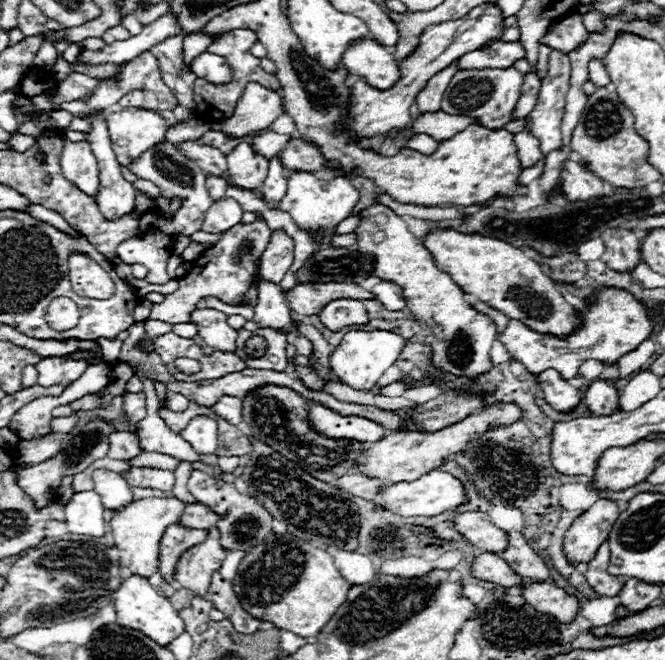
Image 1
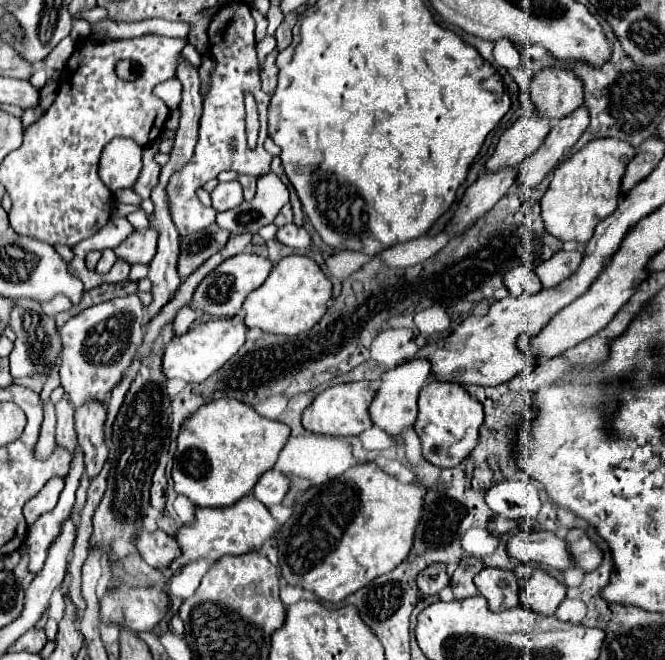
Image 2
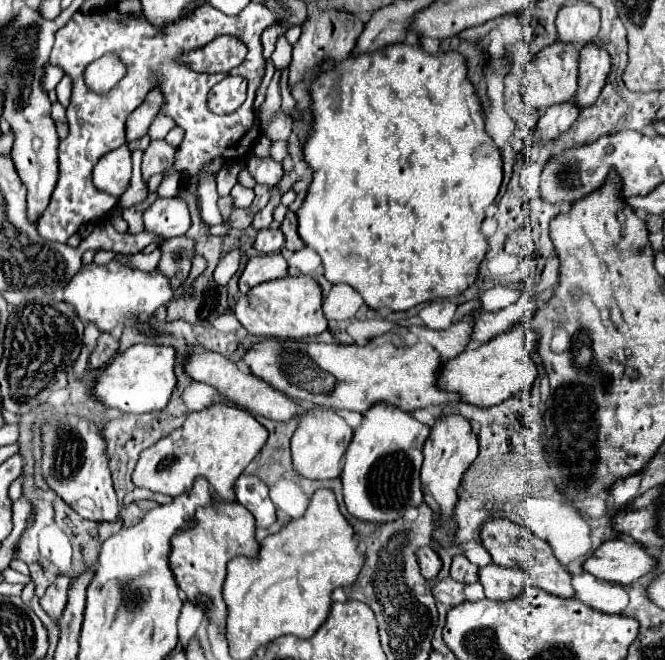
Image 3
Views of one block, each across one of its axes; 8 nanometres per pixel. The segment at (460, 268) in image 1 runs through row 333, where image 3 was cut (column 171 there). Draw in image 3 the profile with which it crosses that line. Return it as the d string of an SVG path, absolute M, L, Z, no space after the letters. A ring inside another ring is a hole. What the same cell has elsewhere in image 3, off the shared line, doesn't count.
M214 492L212 498L214 502L206 508L198 508L194 522L188 528L178 530L178 534L172 538L170 570L186 598L200 606L210 620L220 624L224 632L226 604L222 600L222 584L226 578L226 564L240 554L254 556L258 552L258 542L254 538L254 516L242 504L222 502Z

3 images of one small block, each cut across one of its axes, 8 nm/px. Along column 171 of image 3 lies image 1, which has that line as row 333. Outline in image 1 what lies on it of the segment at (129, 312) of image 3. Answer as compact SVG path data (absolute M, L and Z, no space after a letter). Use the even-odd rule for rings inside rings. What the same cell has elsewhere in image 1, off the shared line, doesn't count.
M270 282L260 284L258 304L254 308L254 322L260 328L278 328L294 336L300 334L298 328L294 328L292 310L278 284L270 284Z

